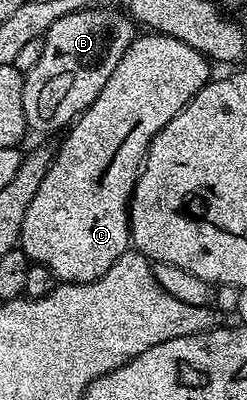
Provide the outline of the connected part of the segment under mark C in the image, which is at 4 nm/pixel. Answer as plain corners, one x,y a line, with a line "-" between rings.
137,35
133,39
132,45
126,50
126,54
122,54
118,66
114,66
114,74
110,74
106,86
102,86
98,98
84,113
77,116
71,127
67,129
66,135
68,137
61,142
60,149
58,147
55,149
52,165
48,168
46,178
42,178
42,186
38,186
38,194
34,194
34,202
30,202
30,210
26,210
26,222
22,222
19,248
28,255
31,263
46,266
52,271
57,281
65,284
85,284
102,278
102,274
106,274
106,270
110,270
110,266
114,266
114,262
118,262
118,258
122,258
122,254
129,251
128,206
132,202
132,191
136,185
136,177
139,176
144,158
148,154
148,147
152,144
152,139
162,130
162,126
166,126
166,122
170,122
170,118
174,118
174,114
181,112
194,98
194,94
198,94
198,90
202,90
208,85
208,81
213,75
213,65
208,57
203,56
198,50
194,50
194,46
186,46
186,42
182,42
173,36
144,35
148,36

